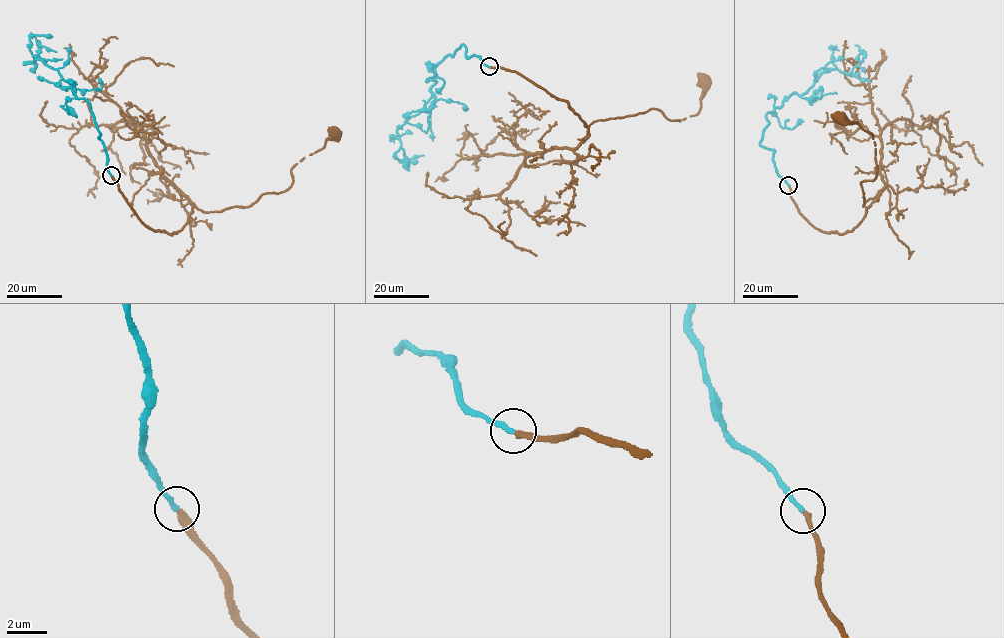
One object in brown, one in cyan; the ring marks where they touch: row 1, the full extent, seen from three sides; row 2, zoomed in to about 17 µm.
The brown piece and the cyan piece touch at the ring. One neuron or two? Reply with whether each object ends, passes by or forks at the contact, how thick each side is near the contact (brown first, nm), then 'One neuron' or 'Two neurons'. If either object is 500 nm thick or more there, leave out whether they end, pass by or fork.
At the ring brown ends. At the ring cyan ends. Thickness 280 nm (brown) against 240 nm. One neuron

